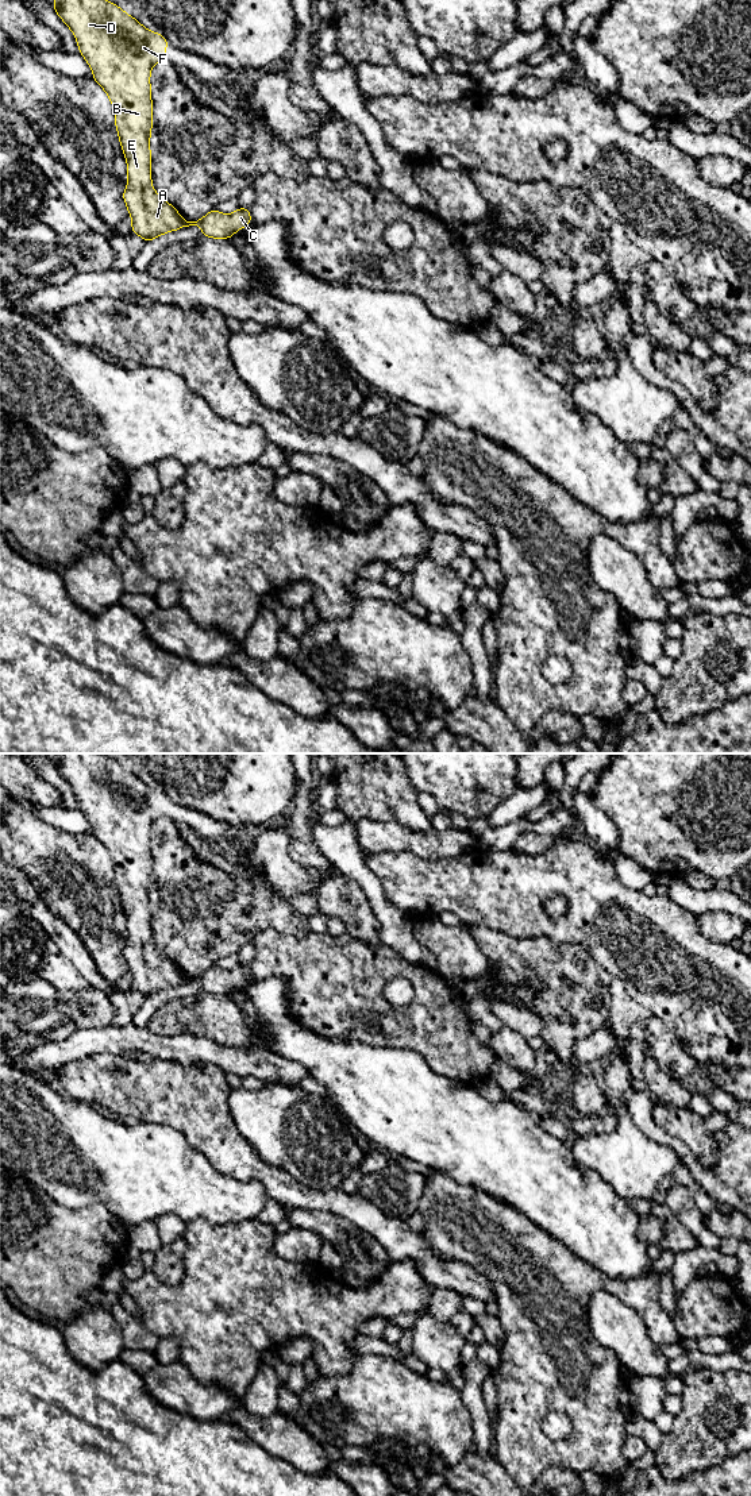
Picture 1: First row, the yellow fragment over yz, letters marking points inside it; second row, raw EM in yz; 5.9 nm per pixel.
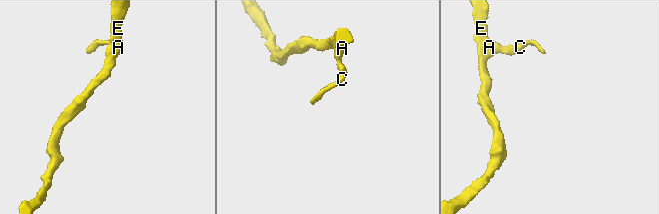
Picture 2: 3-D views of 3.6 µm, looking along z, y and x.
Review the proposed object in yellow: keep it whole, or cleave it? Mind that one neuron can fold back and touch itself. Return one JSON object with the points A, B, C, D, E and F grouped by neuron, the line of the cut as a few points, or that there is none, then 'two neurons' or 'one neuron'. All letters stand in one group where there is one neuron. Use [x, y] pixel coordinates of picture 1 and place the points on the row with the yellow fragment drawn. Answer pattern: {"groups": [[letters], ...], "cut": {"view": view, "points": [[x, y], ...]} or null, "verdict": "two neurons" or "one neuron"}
{"groups": [["A", "B", "C", "D", "E", "F"]], "cut": null, "verdict": "one neuron"}

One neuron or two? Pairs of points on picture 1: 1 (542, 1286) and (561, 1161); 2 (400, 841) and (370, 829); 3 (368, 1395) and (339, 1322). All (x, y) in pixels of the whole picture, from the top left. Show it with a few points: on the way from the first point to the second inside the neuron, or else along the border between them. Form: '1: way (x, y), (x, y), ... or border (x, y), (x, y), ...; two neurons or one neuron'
1: border (523, 1217), (555, 1237), (574, 1254); two neurons
2: way (393, 836), (377, 836); one neuron
3: border (358, 1354), (347, 1372), (327, 1377); two neurons

